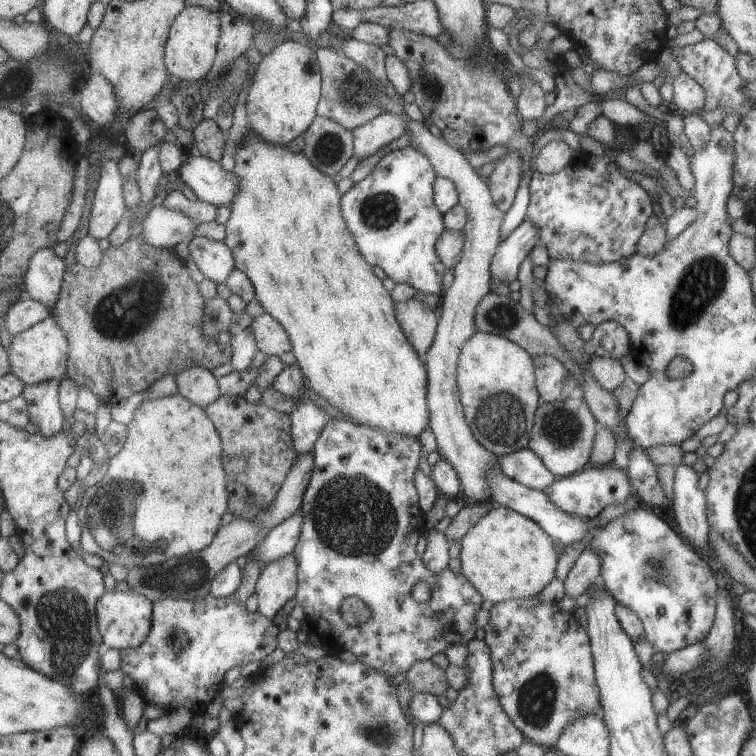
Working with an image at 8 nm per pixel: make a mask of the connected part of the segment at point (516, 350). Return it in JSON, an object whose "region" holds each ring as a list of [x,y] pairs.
{"region":[[[476,331],[458,359],[456,382],[466,422],[474,438],[494,456],[526,449],[541,398],[536,388],[533,357],[503,336]]]}

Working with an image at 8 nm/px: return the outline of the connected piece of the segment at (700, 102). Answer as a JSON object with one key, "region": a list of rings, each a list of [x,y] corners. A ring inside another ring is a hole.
{"region":[[[682,71],[676,78],[670,79],[670,82],[673,86],[671,108],[681,111],[683,115],[698,114],[705,108],[705,90],[697,80]]]}

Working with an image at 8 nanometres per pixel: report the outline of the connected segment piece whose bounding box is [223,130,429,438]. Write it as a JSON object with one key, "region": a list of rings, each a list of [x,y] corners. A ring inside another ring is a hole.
{"region":[[[251,130],[244,136],[242,144],[238,146],[234,154],[235,167],[234,174],[238,178],[238,194],[231,202],[231,213],[226,224],[226,238],[223,242],[232,250],[235,258],[235,268],[241,270],[254,285],[255,294],[258,302],[264,307],[264,310],[273,316],[281,325],[292,342],[292,352],[296,357],[297,364],[309,380],[309,387],[318,396],[322,396],[328,404],[338,408],[342,414],[346,414],[350,420],[370,428],[380,428],[384,432],[392,434],[402,434],[410,438],[419,438],[420,434],[428,428],[429,425],[429,406],[428,406],[428,373],[425,362],[420,360],[418,352],[410,346],[406,334],[402,330],[398,319],[396,318],[396,306],[391,292],[386,290],[380,280],[374,273],[373,266],[358,252],[354,236],[348,230],[348,226],[341,212],[341,196],[338,192],[338,186],[333,177],[322,174],[304,152],[292,152],[289,146],[280,146],[280,144],[270,144],[256,136]]]}

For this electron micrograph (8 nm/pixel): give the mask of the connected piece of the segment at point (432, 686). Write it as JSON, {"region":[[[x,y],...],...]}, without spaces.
{"region":[[[432,659],[414,662],[412,668],[405,672],[405,678],[412,685],[414,693],[427,692],[439,697],[446,696],[450,688],[445,670]]]}

